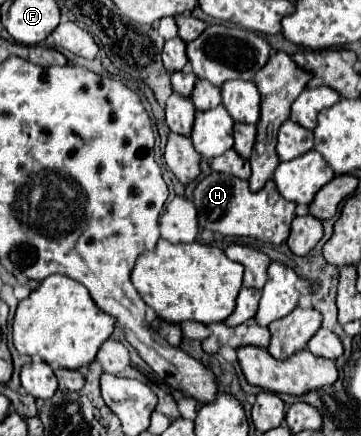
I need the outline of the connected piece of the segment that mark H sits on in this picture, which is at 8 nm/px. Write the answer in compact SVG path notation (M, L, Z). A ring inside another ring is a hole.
M216 173L202 177L194 189L194 205L198 211L198 223L202 229L210 229L222 235L242 235L254 237L264 243L280 245L290 235L290 223L296 217L296 203L286 201L278 191L276 183L268 181L264 189L252 193L248 189L248 181L236 179L234 175Z

